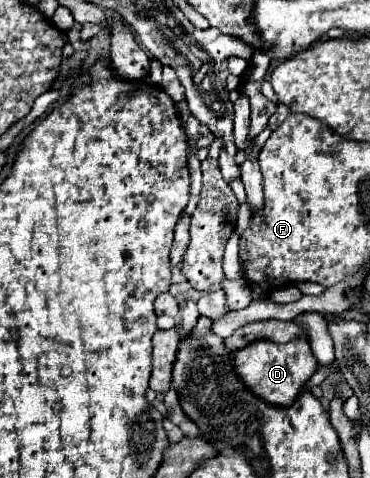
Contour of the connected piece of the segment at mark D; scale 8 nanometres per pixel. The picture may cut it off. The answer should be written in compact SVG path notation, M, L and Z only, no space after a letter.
M304 338L292 340L288 344L274 344L270 340L258 340L236 352L234 372L242 376L242 384L250 388L256 396L262 396L270 406L290 406L300 394L302 386L316 372L318 362L310 352L310 344Z

